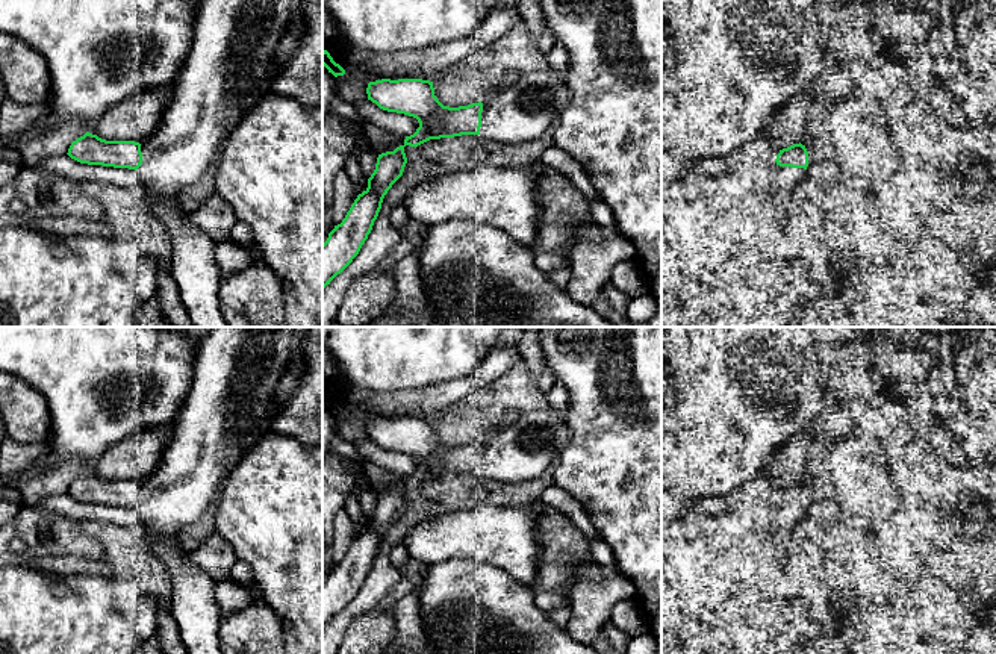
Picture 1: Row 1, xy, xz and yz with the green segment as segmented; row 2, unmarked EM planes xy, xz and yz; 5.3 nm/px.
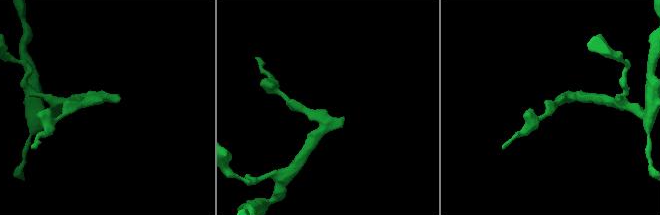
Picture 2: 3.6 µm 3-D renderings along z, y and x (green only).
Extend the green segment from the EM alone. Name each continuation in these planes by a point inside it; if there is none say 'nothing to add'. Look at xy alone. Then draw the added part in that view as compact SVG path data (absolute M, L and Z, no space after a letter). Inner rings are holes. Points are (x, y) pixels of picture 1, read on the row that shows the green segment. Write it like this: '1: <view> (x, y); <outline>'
1: xy (233, 43); M201 0L194 21L191 51L176 79L173 100L162 115L159 127L141 144L142 164L136 170L139 182L147 189L151 213L163 224L173 241L170 274L179 288L186 312L194 327L229 327L218 300L221 283L215 260L216 242L192 223L186 212L183 191L195 185L213 170L229 133L244 118L244 101L260 83L268 80L271 59L291 18L294 0Z

